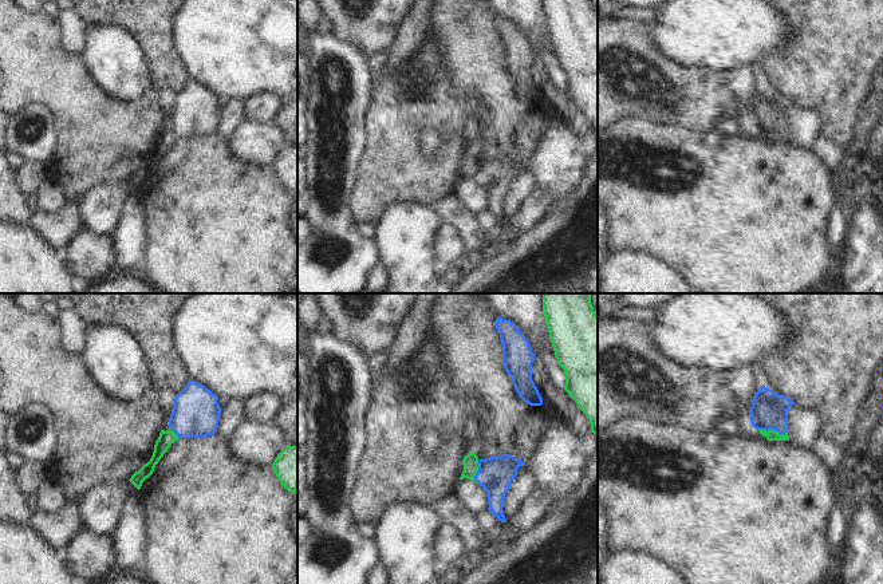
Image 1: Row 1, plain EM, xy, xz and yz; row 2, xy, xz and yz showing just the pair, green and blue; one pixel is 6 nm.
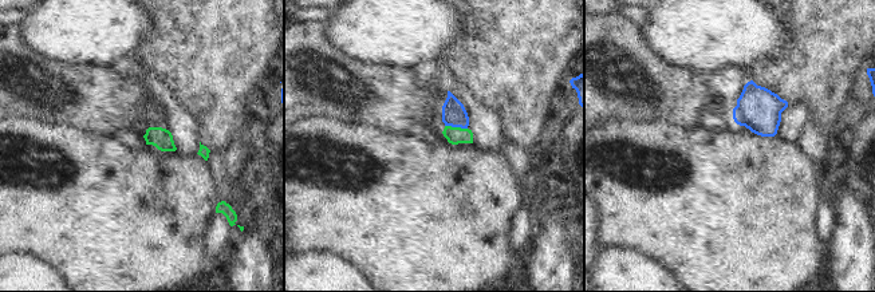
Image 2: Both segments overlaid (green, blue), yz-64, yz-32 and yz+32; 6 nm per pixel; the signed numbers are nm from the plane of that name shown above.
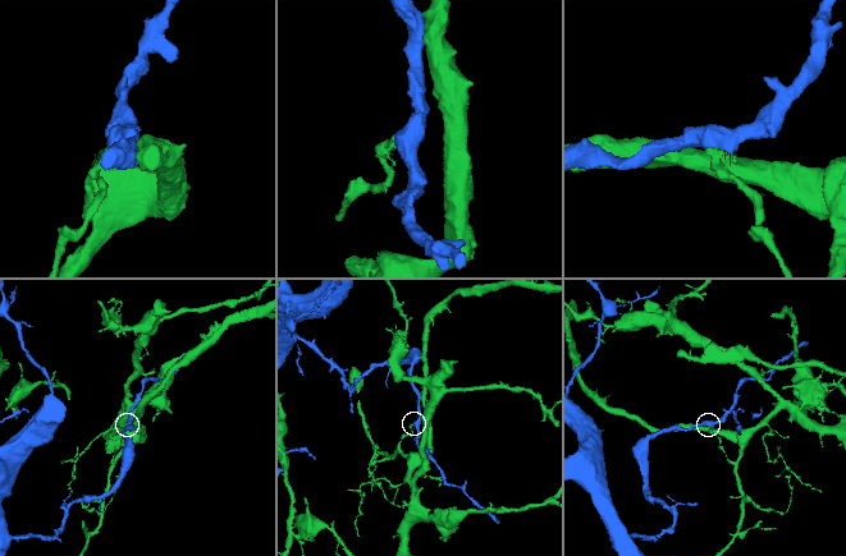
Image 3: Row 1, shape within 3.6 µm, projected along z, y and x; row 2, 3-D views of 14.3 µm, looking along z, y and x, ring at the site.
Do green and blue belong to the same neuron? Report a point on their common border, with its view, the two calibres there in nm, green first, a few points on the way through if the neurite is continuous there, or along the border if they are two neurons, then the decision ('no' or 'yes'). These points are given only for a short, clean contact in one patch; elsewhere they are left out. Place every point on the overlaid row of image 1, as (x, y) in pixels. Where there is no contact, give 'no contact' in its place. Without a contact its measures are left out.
meets green in yz at (773, 430); 60 nm thick on the green side, 220 nm on the other; no

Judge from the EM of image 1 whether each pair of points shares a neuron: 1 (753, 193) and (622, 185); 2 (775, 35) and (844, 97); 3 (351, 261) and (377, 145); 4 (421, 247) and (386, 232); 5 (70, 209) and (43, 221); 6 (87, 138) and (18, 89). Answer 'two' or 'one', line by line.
1: one
2: two
3: two
4: one
5: one
6: one

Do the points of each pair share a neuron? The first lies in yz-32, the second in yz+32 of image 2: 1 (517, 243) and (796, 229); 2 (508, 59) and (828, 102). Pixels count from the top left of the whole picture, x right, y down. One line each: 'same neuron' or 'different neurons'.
1: different neurons
2: same neuron

